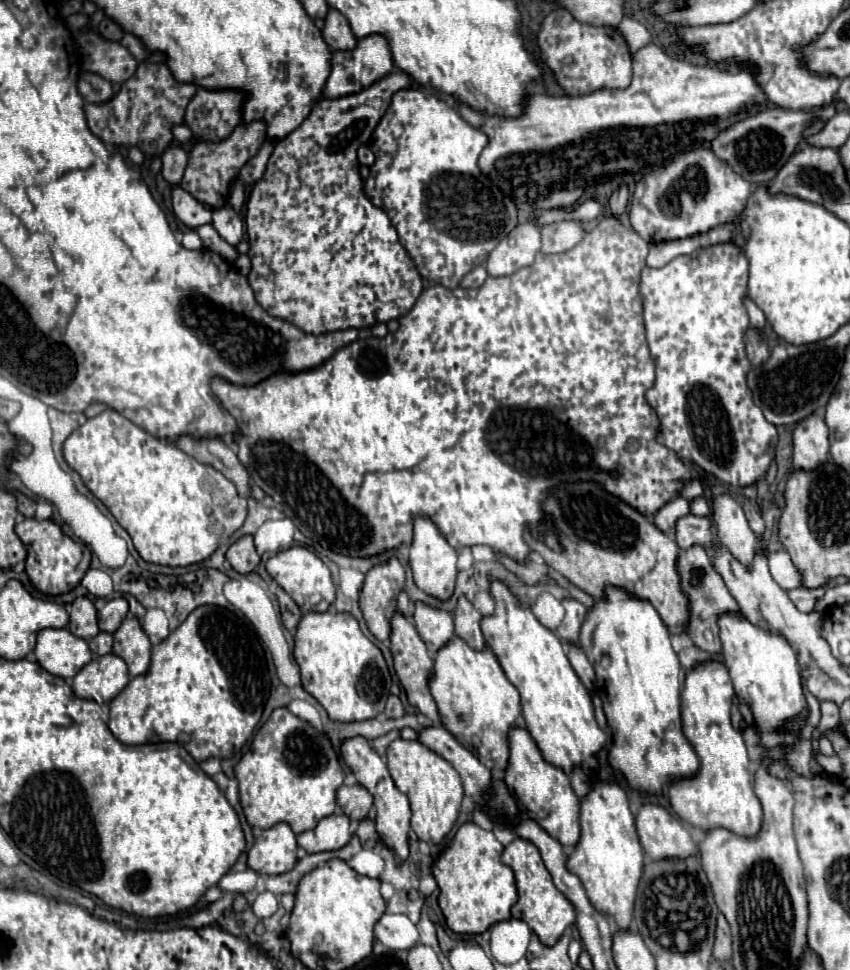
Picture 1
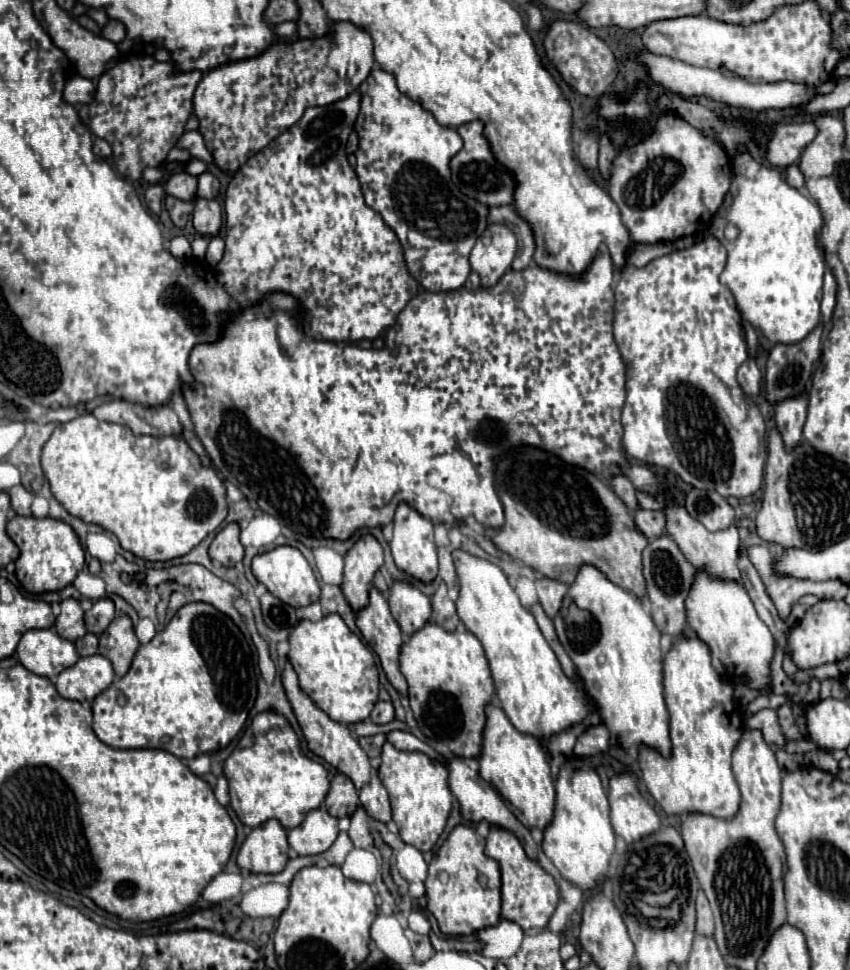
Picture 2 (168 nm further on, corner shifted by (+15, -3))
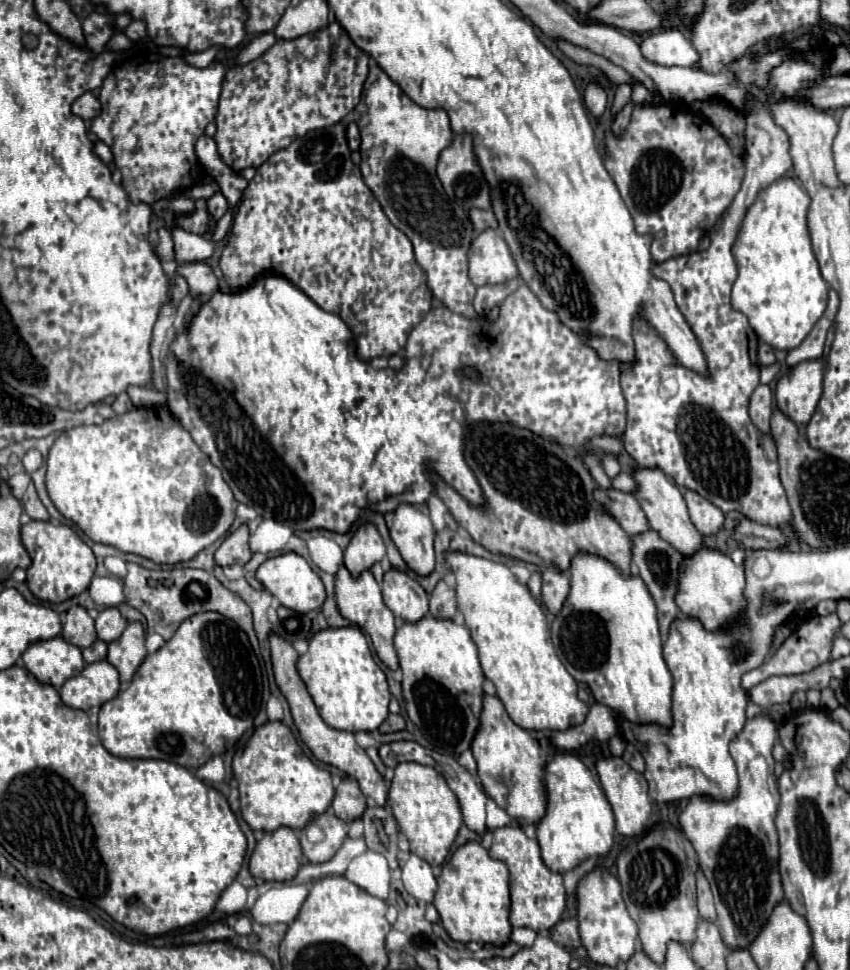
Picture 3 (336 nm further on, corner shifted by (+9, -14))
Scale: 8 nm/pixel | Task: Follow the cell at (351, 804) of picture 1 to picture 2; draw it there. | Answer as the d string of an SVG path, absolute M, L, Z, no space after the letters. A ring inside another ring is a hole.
M337 774L331 780L331 788L325 798L325 804L327 804L327 812L335 818L351 816L357 810L359 794L357 794L353 782L345 774Z

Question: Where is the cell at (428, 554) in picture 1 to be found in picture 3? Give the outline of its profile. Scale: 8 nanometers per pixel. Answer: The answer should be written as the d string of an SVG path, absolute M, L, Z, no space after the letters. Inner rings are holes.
M399 505L393 513L393 525L389 529L395 547L405 559L407 567L425 577L435 569L435 529L425 509L415 505Z

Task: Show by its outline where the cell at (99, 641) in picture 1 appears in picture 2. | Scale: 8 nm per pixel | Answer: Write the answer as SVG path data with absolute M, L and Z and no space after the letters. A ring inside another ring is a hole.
M85 634L81 640L75 642L75 648L79 656L93 656L97 654L97 636L95 634Z

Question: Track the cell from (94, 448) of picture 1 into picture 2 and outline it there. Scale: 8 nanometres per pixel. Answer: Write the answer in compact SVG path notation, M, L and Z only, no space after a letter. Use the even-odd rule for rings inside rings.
M81 414L53 430L43 446L41 464L53 496L69 514L87 524L103 526L119 538L121 548L151 562L185 556L209 532L217 530L227 516L223 480L217 476L215 468L203 466L189 444L177 436L135 436L131 428L123 424L99 422L93 414Z

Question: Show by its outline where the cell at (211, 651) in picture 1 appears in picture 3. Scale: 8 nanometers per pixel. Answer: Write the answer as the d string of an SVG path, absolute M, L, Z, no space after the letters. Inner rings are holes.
M197 613L181 623L175 635L153 655L147 655L131 685L99 711L99 739L115 757L125 759L165 759L197 769L213 755L223 755L233 747L261 709L263 681L259 661L245 631L219 613Z

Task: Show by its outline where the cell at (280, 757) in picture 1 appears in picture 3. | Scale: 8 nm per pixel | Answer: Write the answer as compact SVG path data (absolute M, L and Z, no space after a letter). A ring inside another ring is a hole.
M267 721L265 725L257 727L251 739L247 741L247 747L241 755L233 758L233 775L239 783L239 801L241 801L241 815L247 821L247 825L253 831L275 831L277 827L291 827L291 829L303 829L311 819L319 817L327 811L327 807L333 801L335 789L331 781L331 773L327 769L317 767L297 745L297 739L293 737L291 729L283 725L281 721Z

